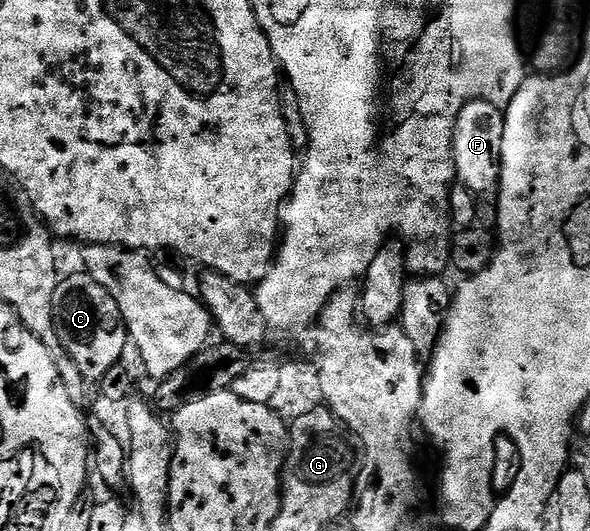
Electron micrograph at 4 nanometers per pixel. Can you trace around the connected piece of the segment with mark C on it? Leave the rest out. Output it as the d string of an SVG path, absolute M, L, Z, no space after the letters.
M79 274L68 275L65 279L63 276L57 282L52 298L54 329L58 333L58 341L62 341L84 380L99 381L124 359L124 350L129 350L128 326L118 309L118 301L114 301L114 297L110 297L110 293L102 289L94 277Z

